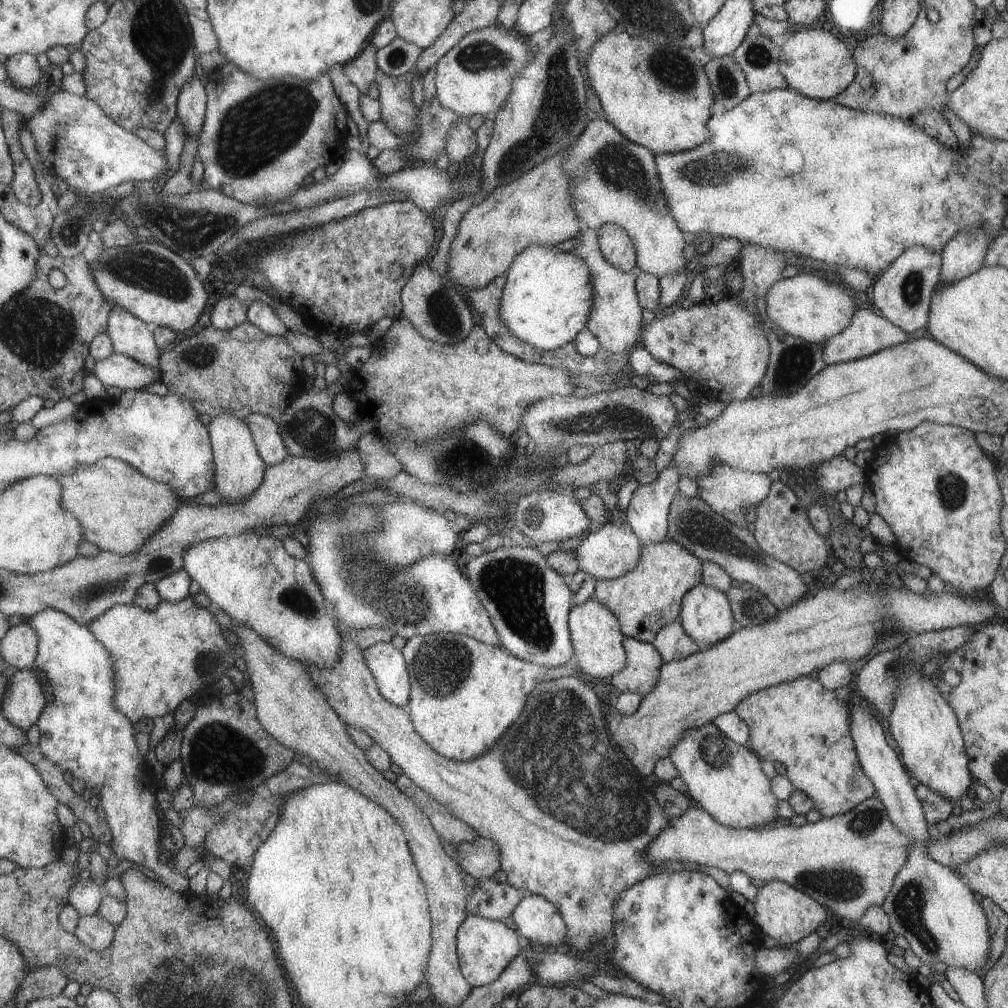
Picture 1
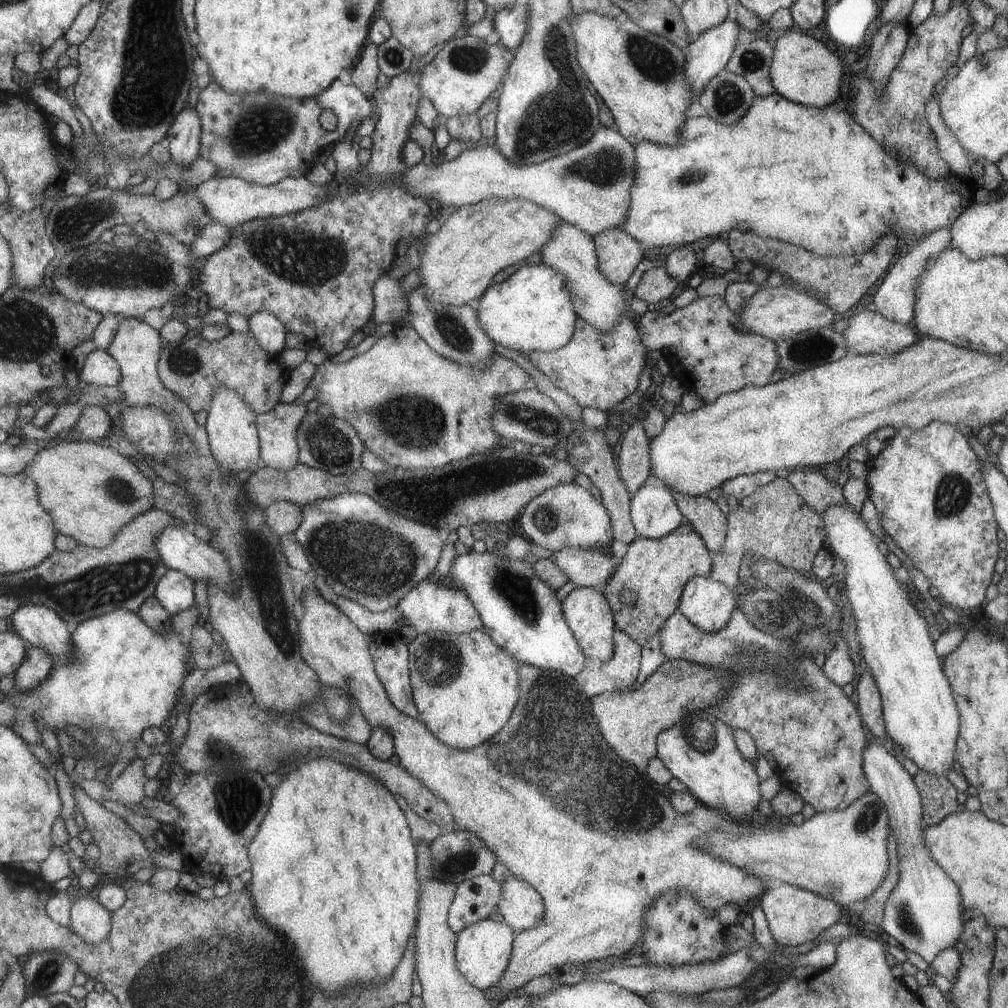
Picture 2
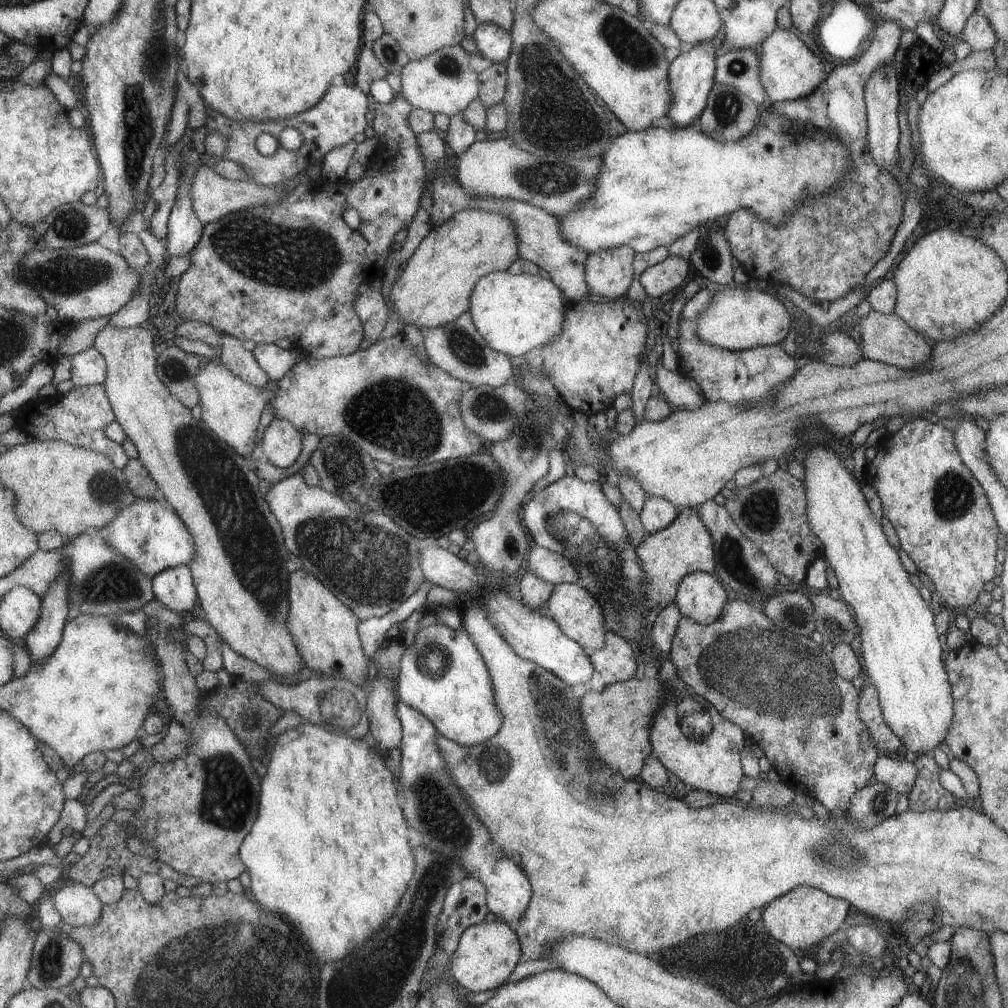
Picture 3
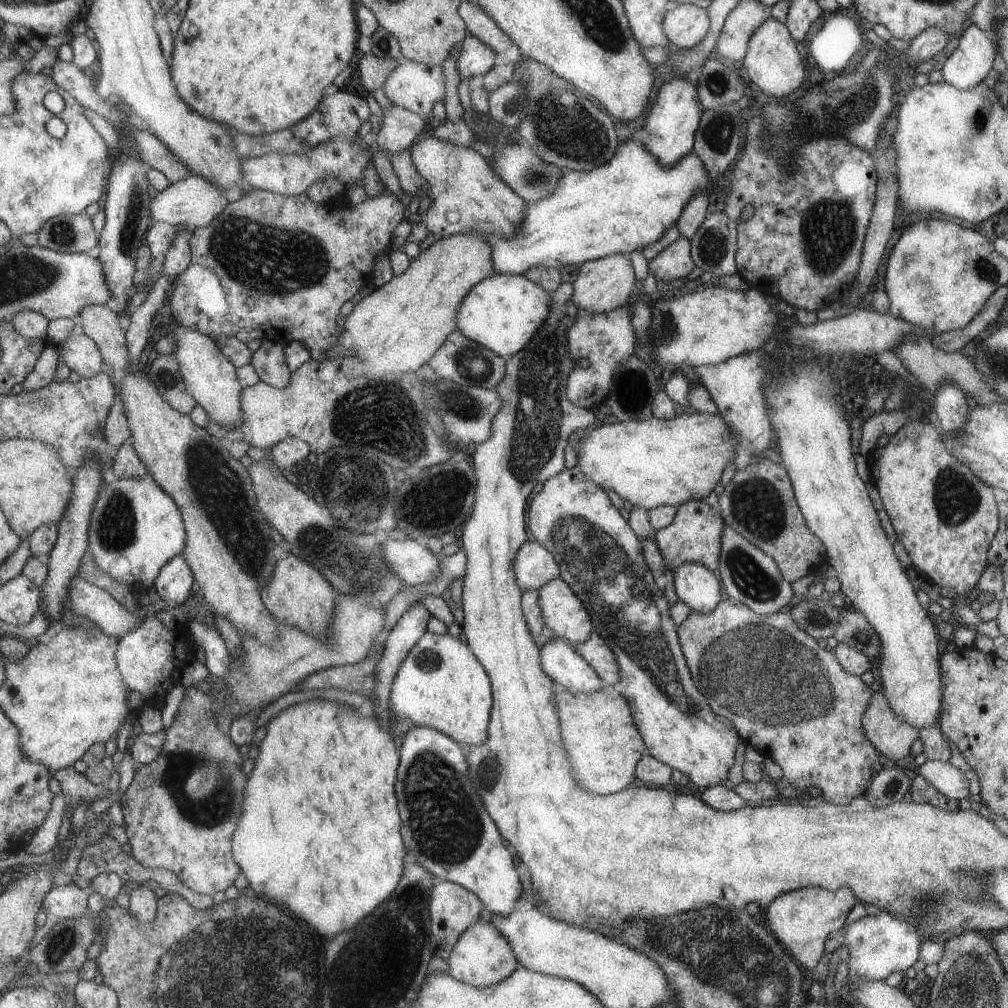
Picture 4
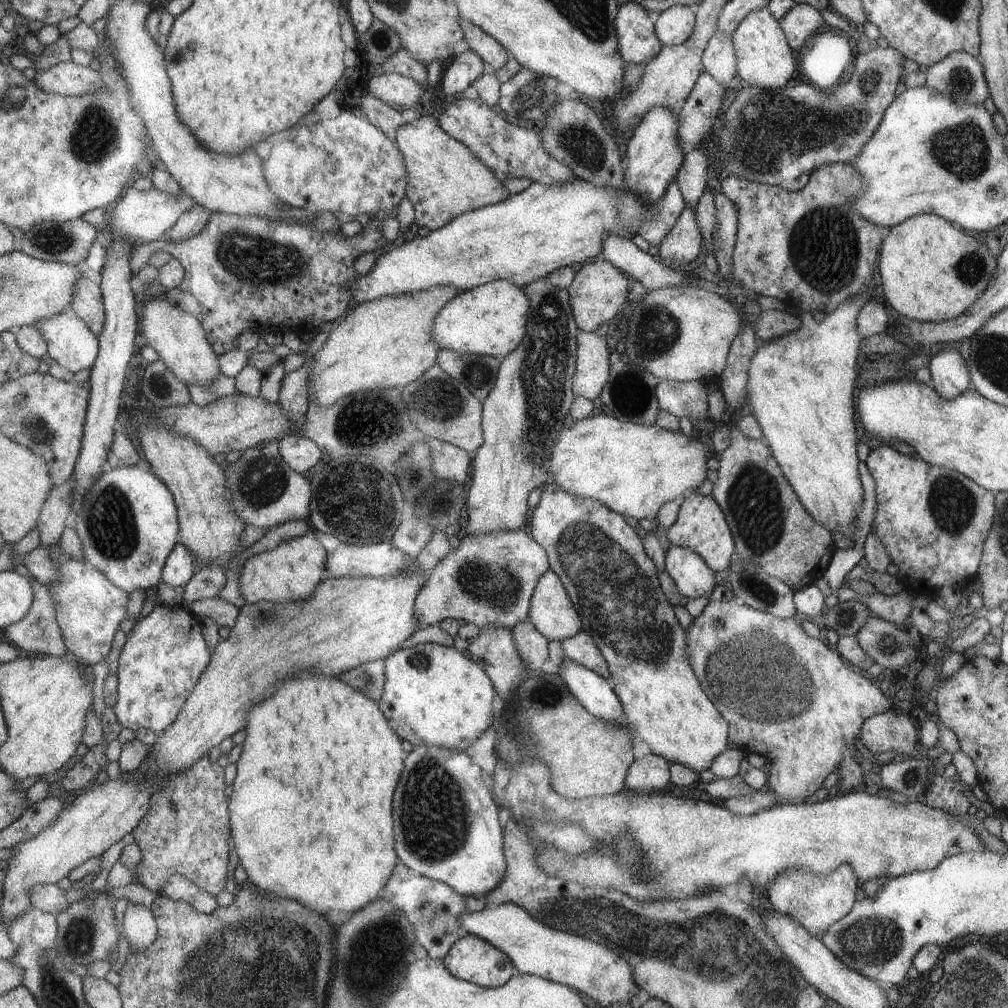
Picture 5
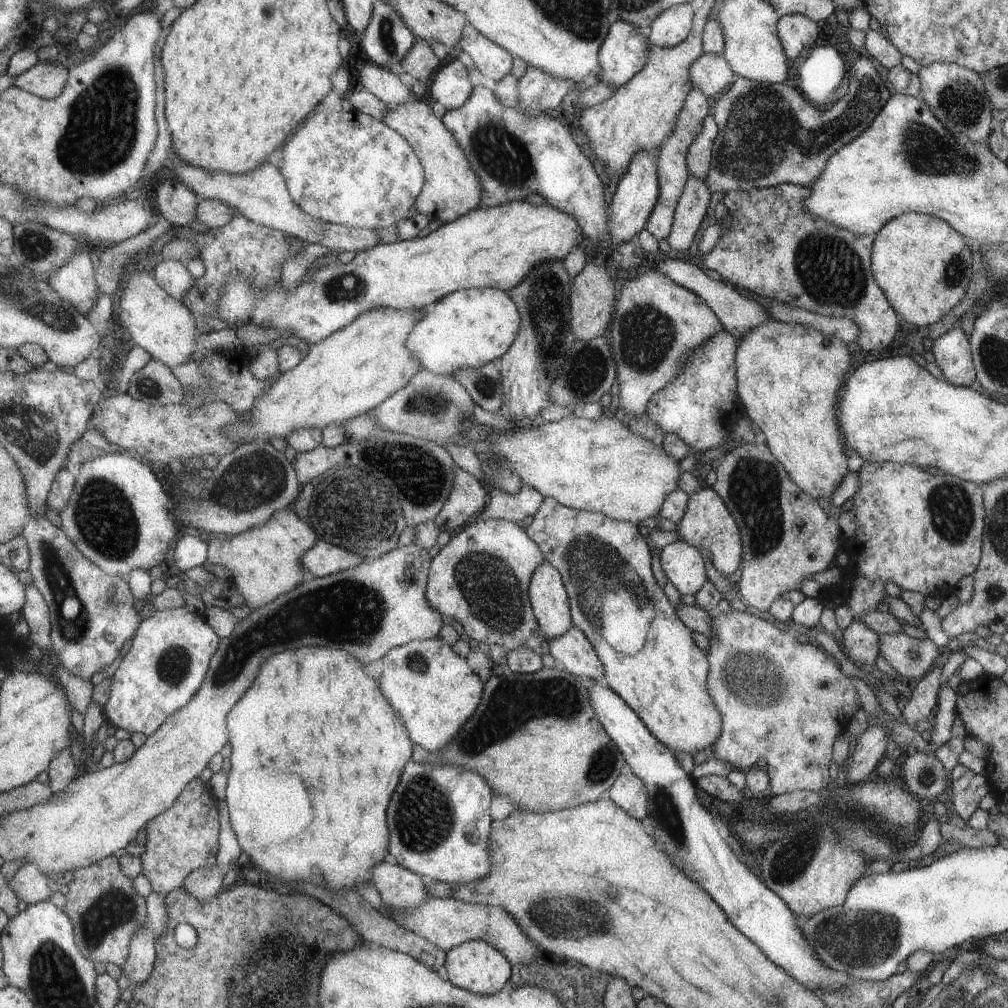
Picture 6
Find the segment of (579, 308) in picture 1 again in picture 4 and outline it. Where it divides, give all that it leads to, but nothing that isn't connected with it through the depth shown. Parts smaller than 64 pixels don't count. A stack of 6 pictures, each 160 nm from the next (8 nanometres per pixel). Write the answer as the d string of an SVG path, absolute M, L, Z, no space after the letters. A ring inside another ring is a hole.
M495 273L486 276L463 297L455 317L455 329L467 339L508 358L521 350L546 320L551 306L550 294L525 275Z

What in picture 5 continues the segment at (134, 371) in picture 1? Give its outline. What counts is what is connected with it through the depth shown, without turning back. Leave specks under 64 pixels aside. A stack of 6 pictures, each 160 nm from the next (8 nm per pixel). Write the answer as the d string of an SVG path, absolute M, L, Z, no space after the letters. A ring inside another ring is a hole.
M67 307L60 315L35 323L47 339L48 353L67 370L91 369L100 351L100 338L75 311Z

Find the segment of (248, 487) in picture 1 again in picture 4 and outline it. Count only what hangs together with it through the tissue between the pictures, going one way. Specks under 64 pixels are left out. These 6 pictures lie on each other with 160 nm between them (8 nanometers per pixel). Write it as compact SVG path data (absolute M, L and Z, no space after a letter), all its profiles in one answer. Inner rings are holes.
M177 324L177 330L167 334L176 346L172 351L178 360L182 381L194 401L205 410L211 422L224 429L233 429L242 422L241 394L242 385L238 381L237 369L225 358L221 348L207 335Z

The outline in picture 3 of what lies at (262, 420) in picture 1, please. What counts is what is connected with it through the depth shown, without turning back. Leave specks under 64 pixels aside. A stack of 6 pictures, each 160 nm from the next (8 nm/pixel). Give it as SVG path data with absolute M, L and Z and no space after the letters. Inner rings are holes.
M275 417L263 431L257 455L277 468L287 468L299 456L301 435L288 420Z

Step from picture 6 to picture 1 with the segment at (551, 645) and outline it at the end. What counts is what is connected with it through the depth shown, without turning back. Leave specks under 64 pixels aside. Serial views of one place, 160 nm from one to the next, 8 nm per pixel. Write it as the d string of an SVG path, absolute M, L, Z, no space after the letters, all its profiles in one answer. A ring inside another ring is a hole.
M624 637L622 647L625 648L626 666L618 674L611 677L611 687L621 693L633 692L643 697L651 693L658 683L662 658L652 644L643 643L634 638Z

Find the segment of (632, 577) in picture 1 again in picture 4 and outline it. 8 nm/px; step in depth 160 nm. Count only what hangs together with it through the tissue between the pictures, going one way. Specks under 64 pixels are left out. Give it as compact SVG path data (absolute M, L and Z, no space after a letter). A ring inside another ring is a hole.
M689 500L682 502L677 506L677 513L670 525L654 532L653 540L659 549L663 559L663 564L671 571L683 563L699 563L706 566L707 570L715 570L718 568L719 557L721 554L721 538L723 528L725 528L724 520L713 508L705 504L703 500Z

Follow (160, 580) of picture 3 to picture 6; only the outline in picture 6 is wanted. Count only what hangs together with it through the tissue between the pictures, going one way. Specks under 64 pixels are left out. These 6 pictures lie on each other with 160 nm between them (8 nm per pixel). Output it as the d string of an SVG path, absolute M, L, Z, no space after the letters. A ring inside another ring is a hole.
M181 534L171 552L171 561L167 566L167 574L182 575L189 568L198 567L206 560L208 546L196 537Z

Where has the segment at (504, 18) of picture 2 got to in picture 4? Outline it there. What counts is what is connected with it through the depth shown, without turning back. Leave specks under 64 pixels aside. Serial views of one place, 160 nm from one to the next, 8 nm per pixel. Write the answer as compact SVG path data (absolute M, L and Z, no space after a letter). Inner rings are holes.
M467 35L456 58L456 71L462 78L471 78L475 75L484 75L495 60L495 52L482 39L475 35Z

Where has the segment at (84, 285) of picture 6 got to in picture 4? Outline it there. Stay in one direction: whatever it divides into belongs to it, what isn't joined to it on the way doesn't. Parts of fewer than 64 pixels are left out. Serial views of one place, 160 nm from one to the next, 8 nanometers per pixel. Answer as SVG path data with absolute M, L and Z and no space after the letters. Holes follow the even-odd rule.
M107 305L86 306L80 314L79 328L95 339L102 350L104 363L109 368L107 374L114 382L116 392L120 393L126 410L130 445L150 477L174 499L181 511L186 529L186 544L181 553L200 588L202 600L217 620L228 619L238 635L247 634L267 645L274 643L278 637L278 626L262 602L262 590L271 582L278 560L273 556L275 543L269 535L272 528L259 510L247 468L229 455L230 442L227 439L212 437L205 428L195 425L188 414L176 411L159 394L154 383L136 369L127 350L126 329L119 313L115 314Z

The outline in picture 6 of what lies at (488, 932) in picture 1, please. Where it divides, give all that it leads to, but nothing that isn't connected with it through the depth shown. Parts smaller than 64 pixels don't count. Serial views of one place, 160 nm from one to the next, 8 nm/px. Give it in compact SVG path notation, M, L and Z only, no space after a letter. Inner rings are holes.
M465 941L444 952L442 974L456 987L475 994L490 995L503 990L506 982L510 980L511 967L509 960L489 943Z

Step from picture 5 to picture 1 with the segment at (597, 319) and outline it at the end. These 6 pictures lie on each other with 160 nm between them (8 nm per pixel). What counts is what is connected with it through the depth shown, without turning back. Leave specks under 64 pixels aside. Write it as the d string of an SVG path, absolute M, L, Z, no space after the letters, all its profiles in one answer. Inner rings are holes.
M606 224L597 230L598 248L601 258L623 273L635 267L633 240L615 224Z

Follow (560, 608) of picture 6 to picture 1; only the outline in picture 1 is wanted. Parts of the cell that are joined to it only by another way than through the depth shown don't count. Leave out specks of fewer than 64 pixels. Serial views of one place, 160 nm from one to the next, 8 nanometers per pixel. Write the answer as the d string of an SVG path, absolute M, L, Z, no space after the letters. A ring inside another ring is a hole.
M594 597L575 606L569 615L571 643L575 648L577 667L591 678L609 678L618 674L626 666L625 648L622 647L623 636L618 618L609 607L597 602Z

